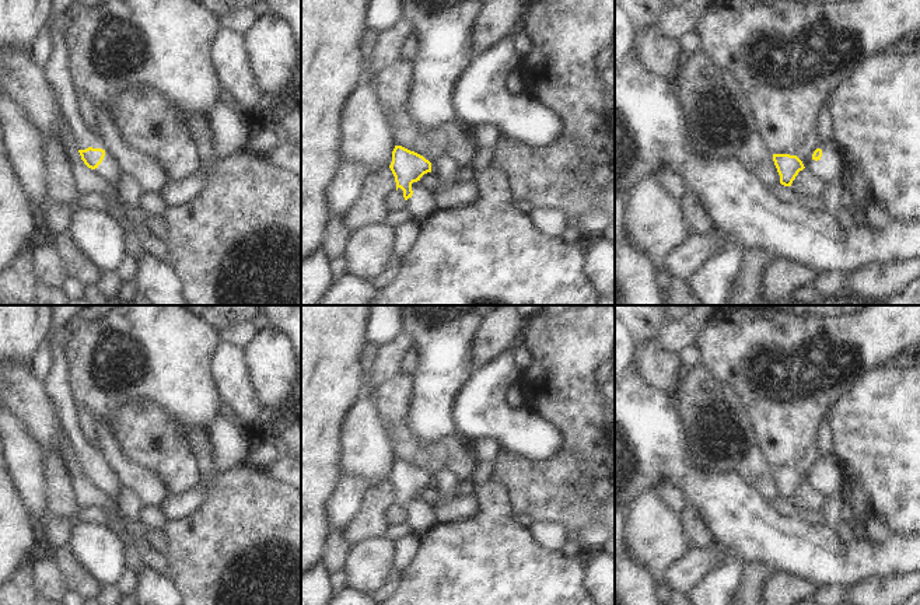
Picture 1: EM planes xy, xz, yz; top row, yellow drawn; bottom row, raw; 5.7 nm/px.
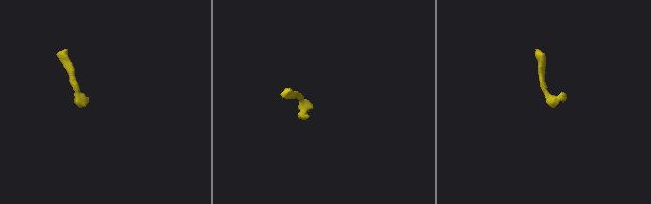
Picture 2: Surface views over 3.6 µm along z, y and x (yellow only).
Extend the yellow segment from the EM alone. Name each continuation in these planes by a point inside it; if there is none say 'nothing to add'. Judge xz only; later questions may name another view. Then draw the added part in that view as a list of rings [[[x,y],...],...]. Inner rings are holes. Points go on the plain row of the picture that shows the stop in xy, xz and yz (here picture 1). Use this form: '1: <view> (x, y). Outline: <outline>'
1: xz (420, 518). Outline: [[[412,497],[413,508],[406,514],[406,525],[413,534],[421,535],[437,524],[433,508],[417,499]]]

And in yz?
1: yz (831, 481). Outline: [[[833,454],[832,457],[819,459],[818,462],[822,464],[822,471],[818,475],[811,472],[807,482],[814,489],[823,493],[828,500],[843,496],[844,472],[839,466],[836,455]]]

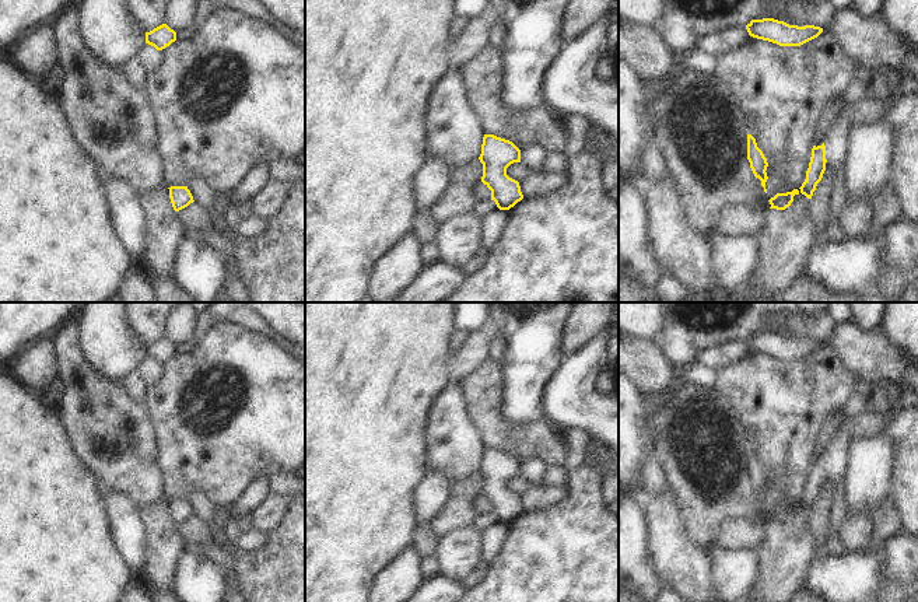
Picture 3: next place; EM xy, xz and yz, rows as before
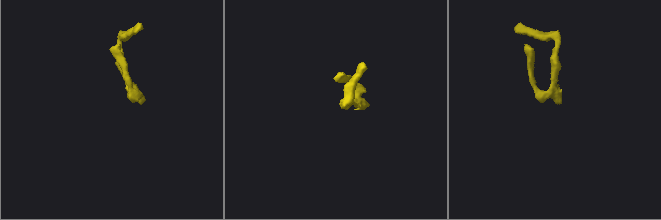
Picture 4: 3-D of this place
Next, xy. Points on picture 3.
nothing to add

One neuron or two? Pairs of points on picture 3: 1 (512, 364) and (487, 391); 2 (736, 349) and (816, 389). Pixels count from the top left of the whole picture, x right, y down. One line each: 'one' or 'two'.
1: two
2: two

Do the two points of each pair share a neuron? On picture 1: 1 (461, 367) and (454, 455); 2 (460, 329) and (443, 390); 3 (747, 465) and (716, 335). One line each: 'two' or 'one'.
1: two
2: one
3: two

